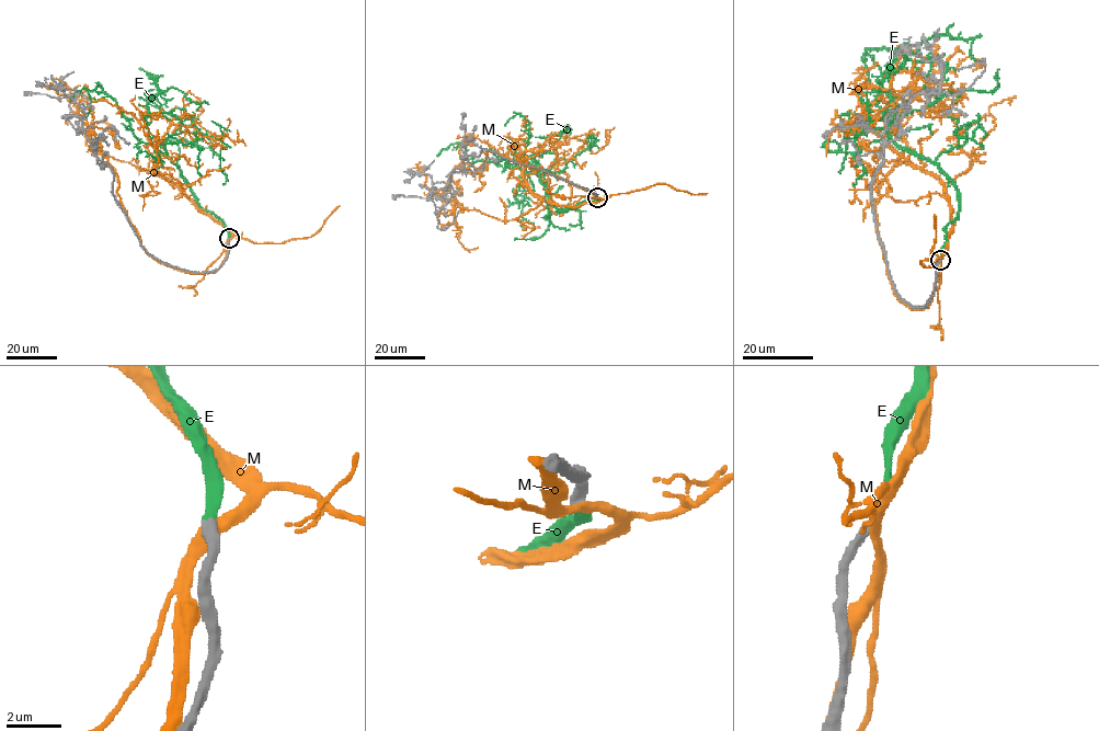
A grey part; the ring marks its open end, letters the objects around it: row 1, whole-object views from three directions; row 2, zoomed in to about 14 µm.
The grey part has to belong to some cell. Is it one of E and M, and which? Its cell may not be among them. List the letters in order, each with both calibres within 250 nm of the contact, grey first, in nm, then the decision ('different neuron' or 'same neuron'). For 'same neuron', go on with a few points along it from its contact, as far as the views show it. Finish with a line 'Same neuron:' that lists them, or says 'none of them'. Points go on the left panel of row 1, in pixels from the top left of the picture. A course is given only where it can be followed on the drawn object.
E: 400 nm thick on the grey side, 320 nm on the other; same neuron; it runs (229, 238), (151, 143), (146, 115), (160, 92), (155, 76), (166, 95)
M: 440 nm thick on the grey side, 380 nm on the other; different neuron
Same neuron: E

